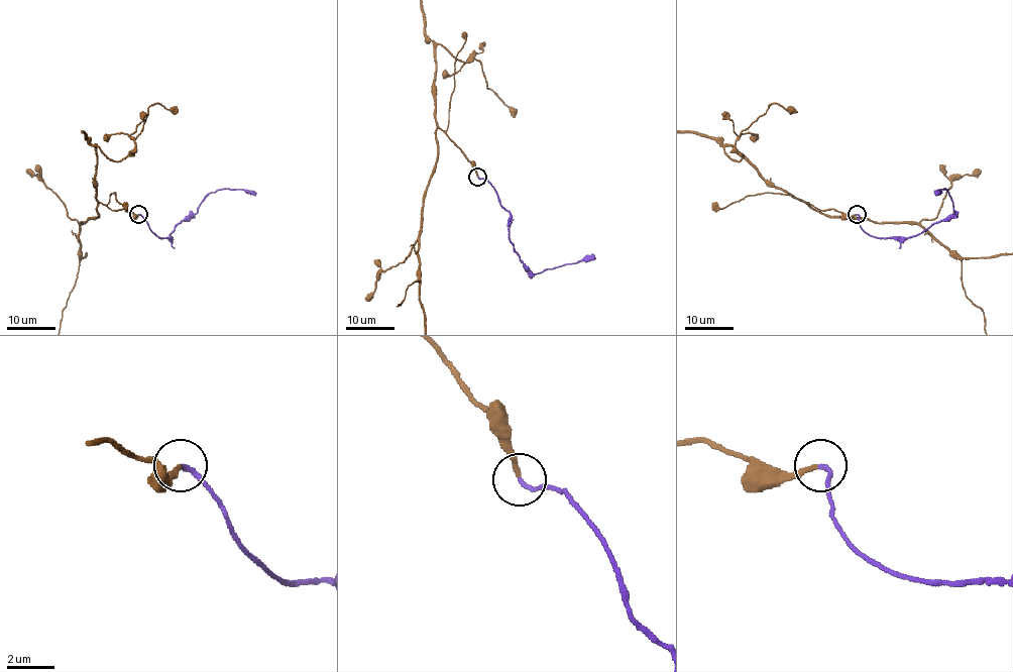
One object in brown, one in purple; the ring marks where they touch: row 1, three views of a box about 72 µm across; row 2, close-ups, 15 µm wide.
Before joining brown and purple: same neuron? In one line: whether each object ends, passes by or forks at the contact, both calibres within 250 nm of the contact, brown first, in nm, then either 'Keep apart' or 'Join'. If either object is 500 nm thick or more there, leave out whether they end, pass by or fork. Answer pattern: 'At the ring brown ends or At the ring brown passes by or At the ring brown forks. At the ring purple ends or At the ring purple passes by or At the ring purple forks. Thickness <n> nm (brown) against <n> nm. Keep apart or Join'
At the ring brown ends. At the ring purple ends. Thickness 240 nm (brown) against 190 nm. Join

